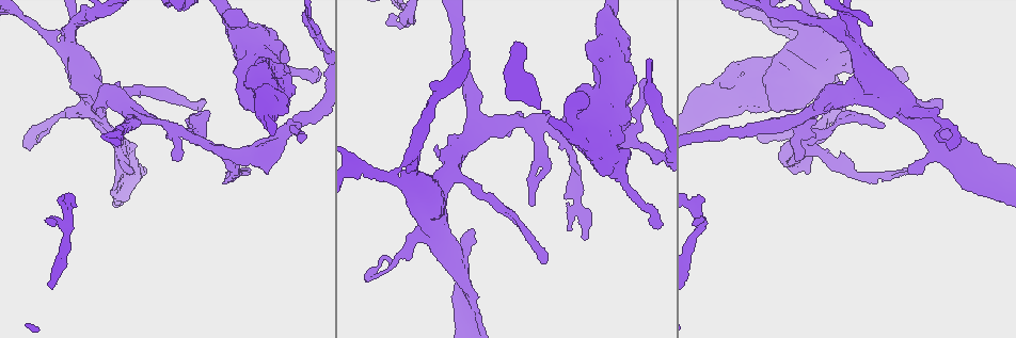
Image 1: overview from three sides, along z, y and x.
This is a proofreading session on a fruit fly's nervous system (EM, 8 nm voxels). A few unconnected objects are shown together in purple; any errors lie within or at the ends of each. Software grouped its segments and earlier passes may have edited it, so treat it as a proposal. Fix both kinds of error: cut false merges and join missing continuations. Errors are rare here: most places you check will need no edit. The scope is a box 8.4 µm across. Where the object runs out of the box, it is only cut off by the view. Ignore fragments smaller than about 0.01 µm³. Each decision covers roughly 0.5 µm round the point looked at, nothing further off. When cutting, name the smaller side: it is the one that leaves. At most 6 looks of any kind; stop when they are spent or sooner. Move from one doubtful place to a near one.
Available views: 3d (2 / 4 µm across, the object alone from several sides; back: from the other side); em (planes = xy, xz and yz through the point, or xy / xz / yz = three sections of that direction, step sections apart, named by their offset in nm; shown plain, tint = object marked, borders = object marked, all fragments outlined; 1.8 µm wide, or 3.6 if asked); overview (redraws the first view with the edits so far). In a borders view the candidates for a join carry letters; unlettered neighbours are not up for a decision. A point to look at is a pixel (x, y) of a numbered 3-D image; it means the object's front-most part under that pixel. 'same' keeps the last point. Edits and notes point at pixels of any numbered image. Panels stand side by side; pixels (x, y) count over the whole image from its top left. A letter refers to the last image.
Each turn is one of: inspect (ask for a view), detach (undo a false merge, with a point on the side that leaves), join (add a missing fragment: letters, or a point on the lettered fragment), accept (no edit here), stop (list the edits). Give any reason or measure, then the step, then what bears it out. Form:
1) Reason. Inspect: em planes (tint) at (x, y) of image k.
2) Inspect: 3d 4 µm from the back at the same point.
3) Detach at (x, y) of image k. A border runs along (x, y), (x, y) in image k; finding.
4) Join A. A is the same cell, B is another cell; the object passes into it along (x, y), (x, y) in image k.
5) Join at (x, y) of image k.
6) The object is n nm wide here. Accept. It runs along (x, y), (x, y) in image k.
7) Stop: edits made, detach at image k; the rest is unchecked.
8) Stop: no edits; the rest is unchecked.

Looks like a crossing. Inspect: em xz step 4 (tint) at (546, 128) of image 1.

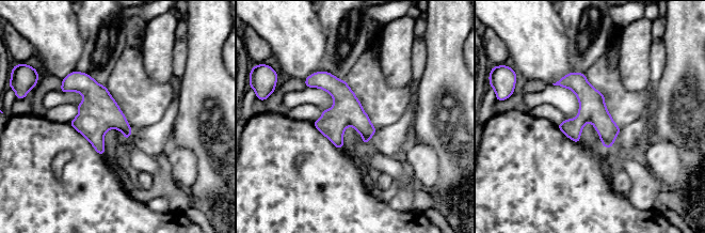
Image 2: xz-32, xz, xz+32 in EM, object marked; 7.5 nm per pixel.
Inspect: em xy step 8 (tint) at the same point.

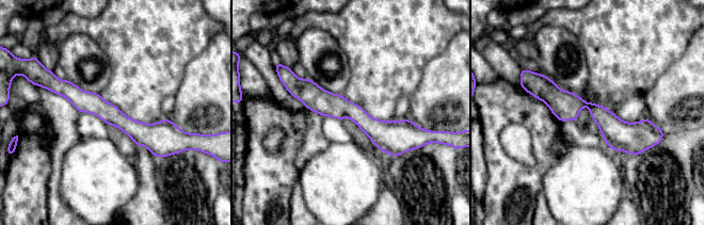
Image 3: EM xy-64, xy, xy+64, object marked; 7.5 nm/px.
Inspect: em xy step 8 (borders) at the same point.

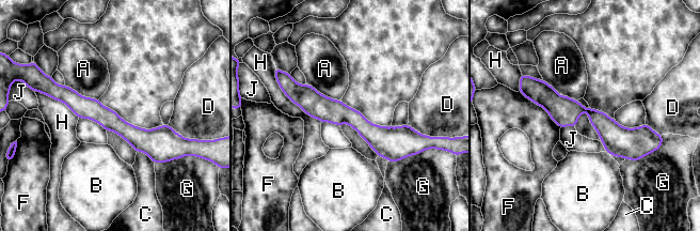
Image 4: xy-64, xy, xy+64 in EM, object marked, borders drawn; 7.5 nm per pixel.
The longest contact is with F, 420 nm. Accept. A, B, C, D, F, G, H and J are other cells; all the same neuron.

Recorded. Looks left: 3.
Closes a loop. Inspect: em 3.6 µm yz step 4 (tint) at (808, 72) of image 1.

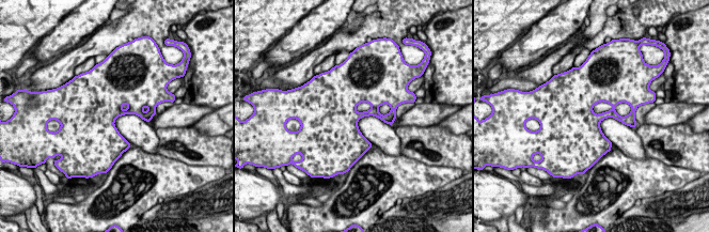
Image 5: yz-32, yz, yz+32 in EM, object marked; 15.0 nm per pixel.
Another direction. Inspect: em 3.6 µm planes (borders) at the same point.

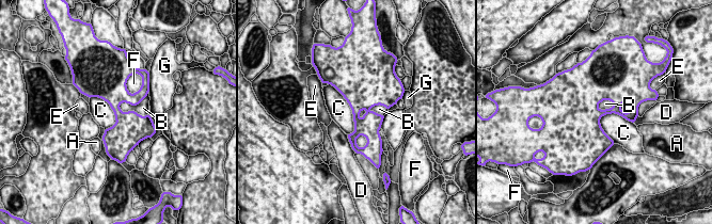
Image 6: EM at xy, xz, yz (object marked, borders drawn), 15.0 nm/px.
The object is 220 nm wide here. Accept. A, B, C, D, E, F and G are other cells; all the same neuron.

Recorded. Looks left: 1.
Stop: no edits; the rest is unchecked.

